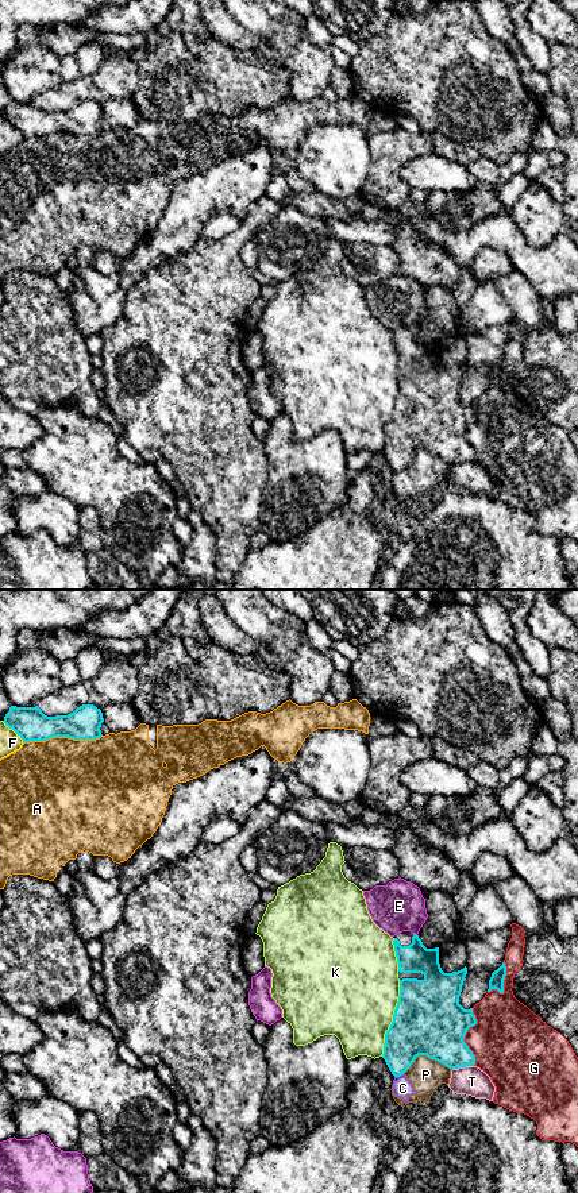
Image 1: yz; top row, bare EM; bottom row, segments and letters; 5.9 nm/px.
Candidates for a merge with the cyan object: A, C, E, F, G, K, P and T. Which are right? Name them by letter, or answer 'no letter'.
no letter

